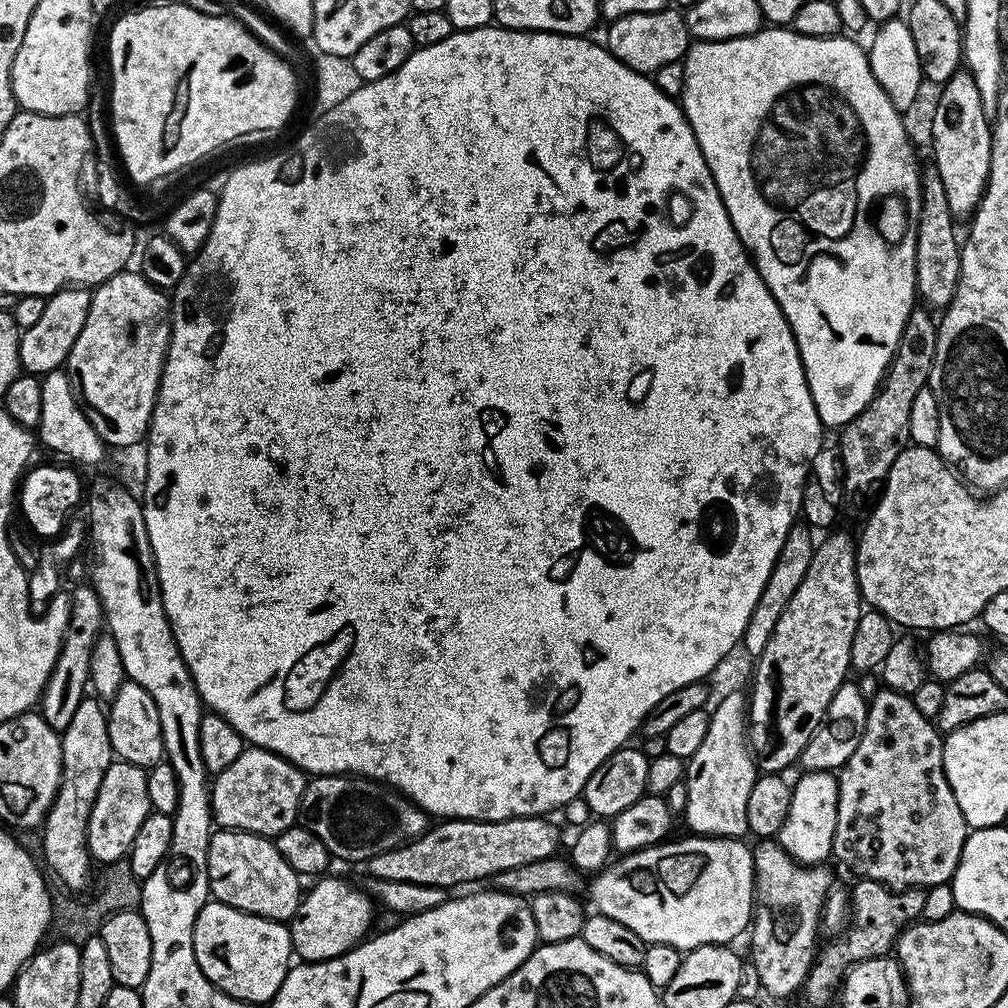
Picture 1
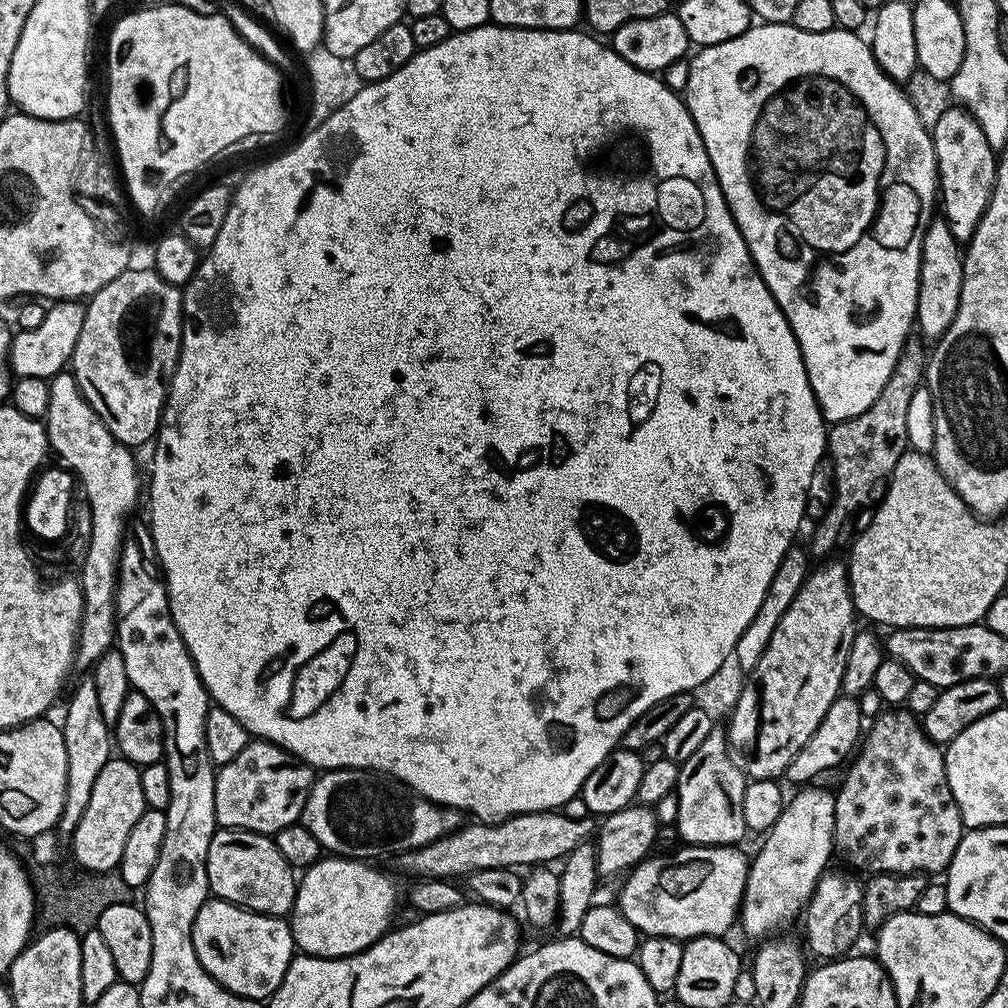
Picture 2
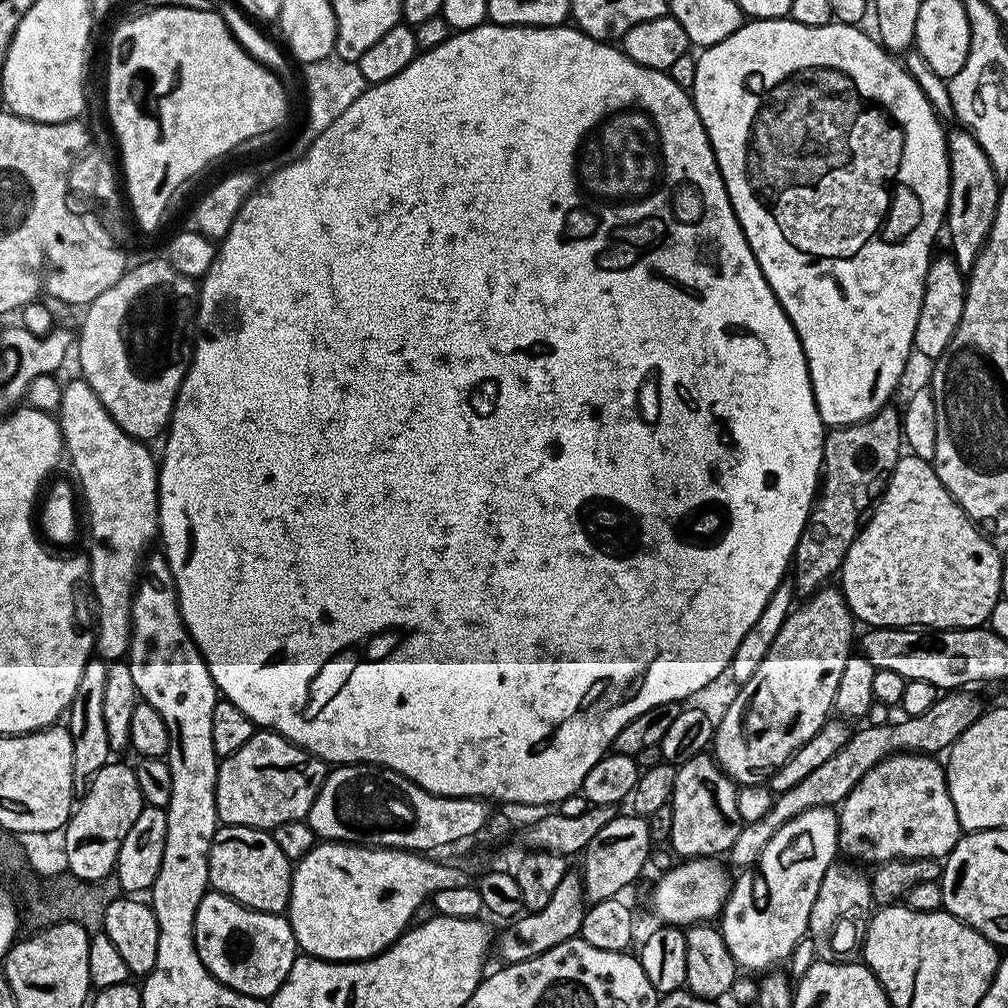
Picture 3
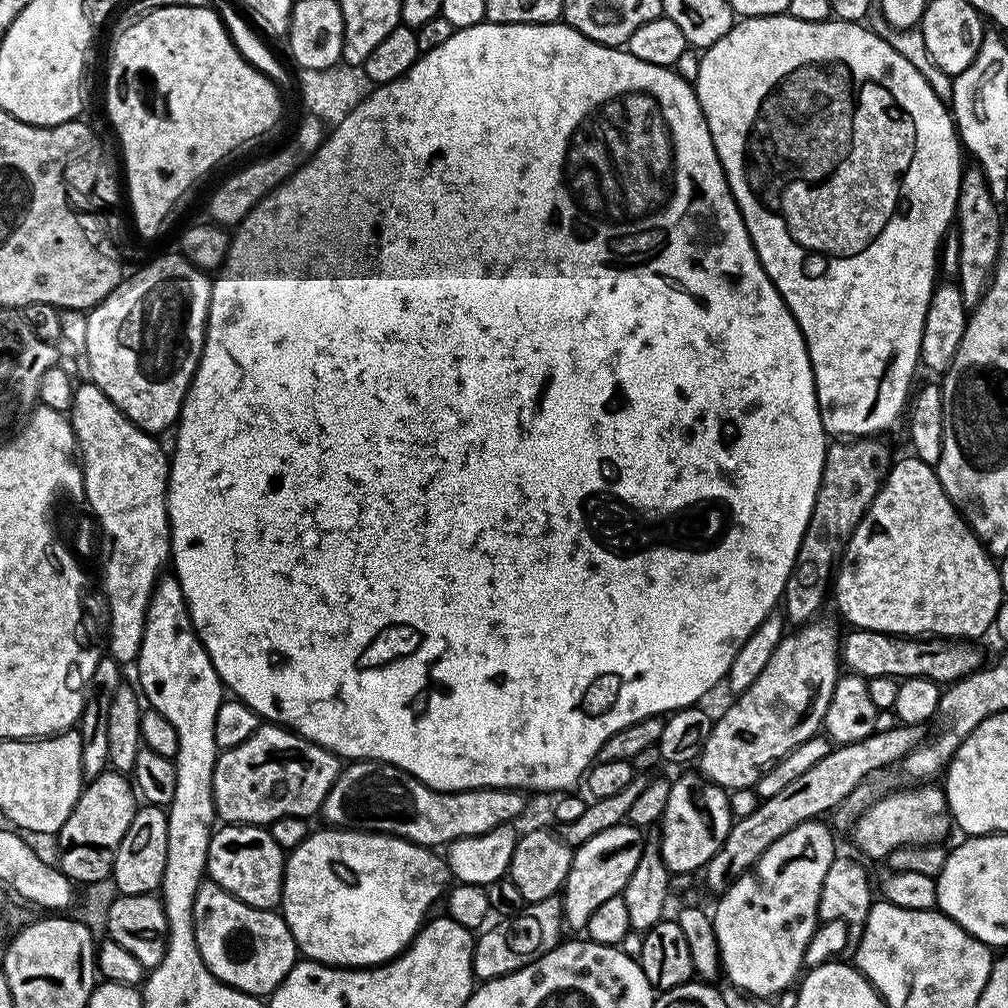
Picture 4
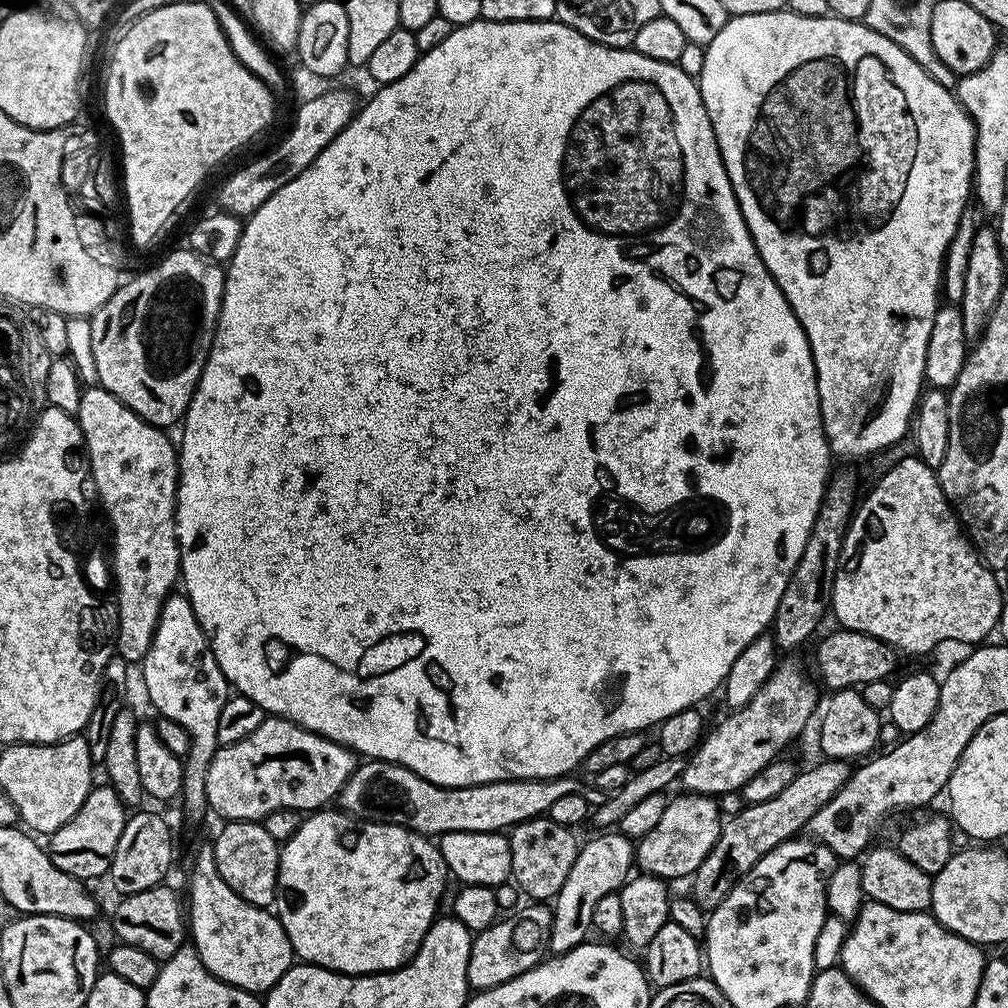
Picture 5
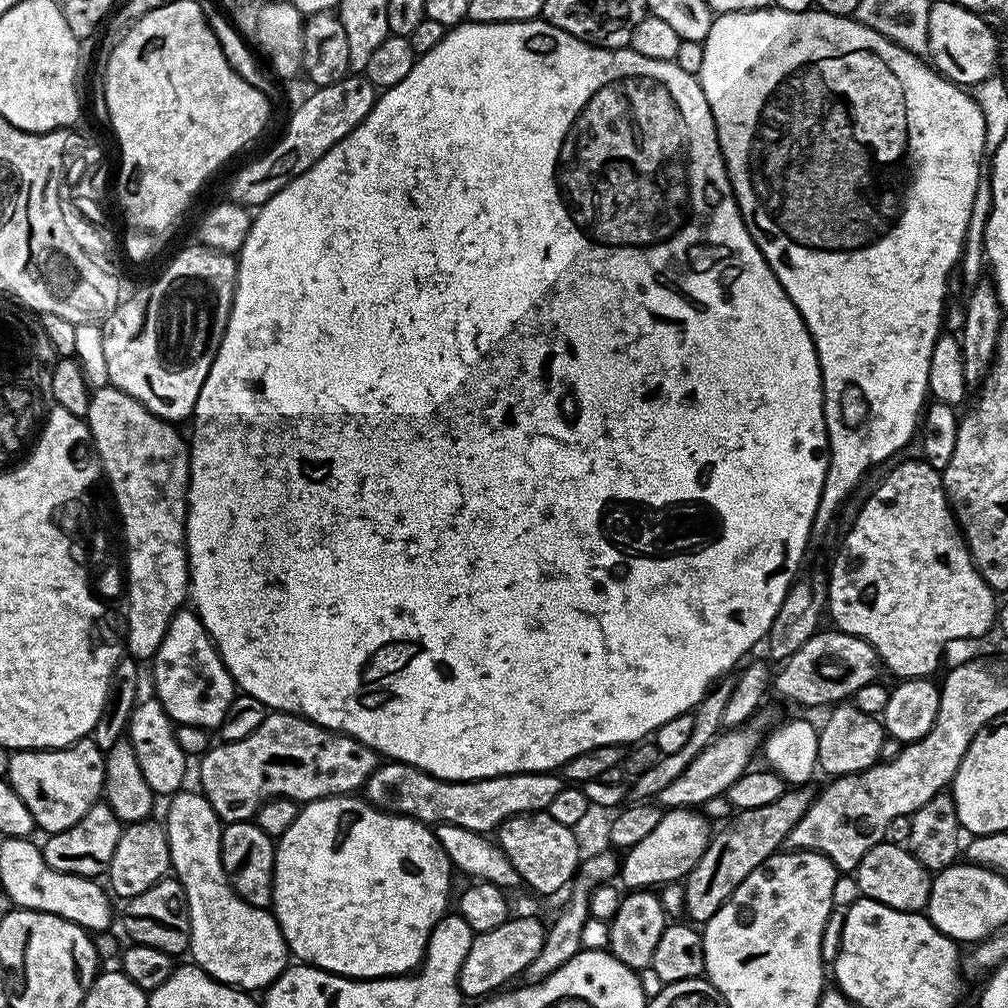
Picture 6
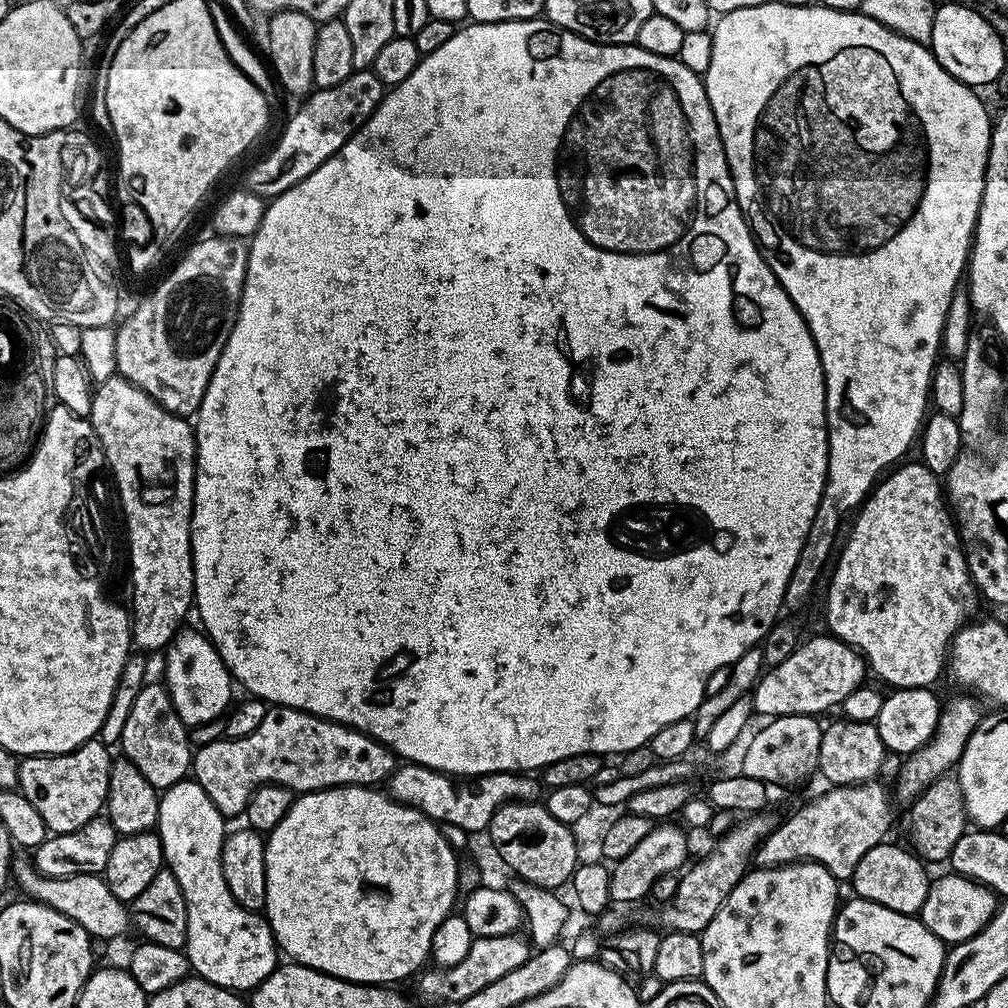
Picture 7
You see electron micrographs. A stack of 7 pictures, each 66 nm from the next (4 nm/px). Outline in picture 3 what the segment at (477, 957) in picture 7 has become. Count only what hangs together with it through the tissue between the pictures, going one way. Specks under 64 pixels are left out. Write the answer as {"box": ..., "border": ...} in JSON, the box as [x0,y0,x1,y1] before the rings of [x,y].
{"box":[494,870,586,964],"border":[[[570,870],[554,889],[554,898],[542,906],[542,910],[520,914],[509,923],[509,928],[495,941],[494,952],[501,956],[504,964],[526,962],[538,954],[546,954],[554,946],[573,939],[579,933],[584,917],[586,901],[584,899],[584,881],[581,873]]]}

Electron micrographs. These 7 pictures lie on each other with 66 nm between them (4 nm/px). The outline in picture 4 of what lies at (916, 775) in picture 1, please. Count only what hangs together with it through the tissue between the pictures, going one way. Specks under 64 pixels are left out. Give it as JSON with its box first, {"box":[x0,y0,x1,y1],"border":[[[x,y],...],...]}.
{"box":[850,782,953,861],"border":[[[920,782],[915,786],[904,786],[901,792],[889,790],[883,796],[877,798],[873,804],[866,809],[856,824],[850,829],[850,837],[856,843],[856,848],[864,856],[872,860],[883,861],[894,850],[911,844],[940,844],[943,836],[948,831],[953,831],[952,817],[948,815],[948,799],[944,796],[943,787],[936,782]]]}

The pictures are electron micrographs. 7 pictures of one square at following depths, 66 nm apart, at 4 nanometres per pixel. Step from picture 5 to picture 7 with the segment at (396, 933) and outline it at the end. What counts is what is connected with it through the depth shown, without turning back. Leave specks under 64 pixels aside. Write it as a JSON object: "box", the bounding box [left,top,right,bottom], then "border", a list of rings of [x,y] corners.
{"box":[263,784,459,986],"border":[[[347,784],[344,788],[323,788],[317,792],[306,792],[297,795],[295,799],[293,799],[290,810],[286,810],[286,818],[282,818],[282,822],[278,822],[278,826],[274,826],[274,830],[267,833],[264,849],[266,850],[266,902],[264,903],[263,911],[266,913],[268,925],[272,927],[277,949],[279,949],[283,955],[285,952],[285,954],[288,955],[287,959],[289,961],[297,964],[305,964],[308,968],[326,973],[327,976],[337,976],[340,980],[350,980],[353,984],[371,984],[373,986],[395,985],[395,980],[404,980],[407,976],[412,975],[412,977],[415,977],[417,973],[425,967],[424,959],[426,961],[429,959],[434,934],[438,930],[438,926],[442,926],[442,922],[453,911],[456,896],[456,883],[459,880],[457,874],[457,849],[452,848],[450,842],[441,832],[441,825],[437,824],[436,821],[431,820],[431,818],[426,814],[422,814],[416,808],[398,803],[397,800],[392,799],[392,797],[388,795],[387,791],[381,790],[379,787],[365,786],[363,784]]]}

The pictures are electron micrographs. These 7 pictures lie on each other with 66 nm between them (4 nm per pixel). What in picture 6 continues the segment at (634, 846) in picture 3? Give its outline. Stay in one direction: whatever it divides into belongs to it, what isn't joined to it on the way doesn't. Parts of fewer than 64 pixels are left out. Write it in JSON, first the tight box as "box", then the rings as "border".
{"box":[523,851,618,982],"border":[[[606,851],[581,863],[570,888],[572,897],[565,902],[564,909],[556,916],[556,921],[550,924],[550,927],[545,931],[544,945],[538,958],[534,958],[534,962],[530,962],[530,966],[524,971],[523,979],[525,981],[535,982],[546,979],[550,974],[554,974],[554,970],[558,970],[563,964],[570,962],[570,958],[574,958],[582,951],[582,930],[589,918],[588,900],[599,884],[615,881],[618,876],[618,860],[617,857],[615,860],[612,855],[611,851]]]}

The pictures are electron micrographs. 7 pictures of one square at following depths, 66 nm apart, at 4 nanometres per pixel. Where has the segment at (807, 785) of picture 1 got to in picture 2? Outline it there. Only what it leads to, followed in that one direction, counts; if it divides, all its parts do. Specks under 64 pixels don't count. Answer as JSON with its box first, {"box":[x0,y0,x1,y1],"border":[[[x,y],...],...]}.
{"box":[738,786,836,938],"border":[[[804,786],[799,789],[800,792],[796,797],[789,799],[783,810],[781,810],[781,816],[776,822],[774,822],[771,831],[763,837],[764,845],[760,848],[760,853],[755,857],[754,855],[750,860],[750,867],[748,870],[748,881],[745,886],[744,900],[740,904],[740,911],[738,917],[739,927],[744,927],[744,932],[748,936],[760,936],[759,938],[768,938],[773,934],[780,934],[787,924],[792,924],[796,920],[796,915],[798,917],[805,911],[805,905],[808,903],[812,896],[812,892],[815,890],[816,884],[819,882],[820,877],[824,875],[826,869],[829,867],[828,859],[834,856],[834,837],[836,831],[834,830],[834,818],[836,817],[836,797],[831,791],[827,792],[824,788],[816,788],[820,786]]]}

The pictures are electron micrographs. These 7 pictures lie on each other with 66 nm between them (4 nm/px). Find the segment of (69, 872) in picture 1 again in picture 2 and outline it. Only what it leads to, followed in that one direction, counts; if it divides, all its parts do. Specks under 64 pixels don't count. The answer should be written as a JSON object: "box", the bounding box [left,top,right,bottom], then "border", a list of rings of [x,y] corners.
{"box":[59,678,114,834],"border":[[[85,678],[72,692],[68,700],[68,709],[62,719],[64,737],[66,738],[66,802],[60,815],[59,831],[70,834],[76,829],[76,823],[82,818],[82,810],[86,810],[86,802],[90,802],[90,790],[94,790],[94,781],[102,766],[114,756],[114,736],[110,725],[102,718],[102,709],[98,706],[98,690],[91,678]]]}

